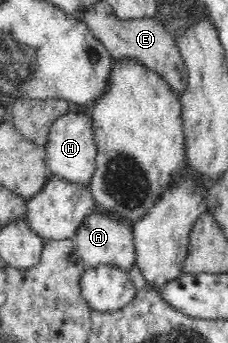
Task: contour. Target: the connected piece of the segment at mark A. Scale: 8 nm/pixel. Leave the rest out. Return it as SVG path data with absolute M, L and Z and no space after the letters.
M93 210L92 214L85 216L73 239L76 243L77 252L86 268L99 265L115 265L127 271L136 261L132 227L123 224L119 218L106 216Z

